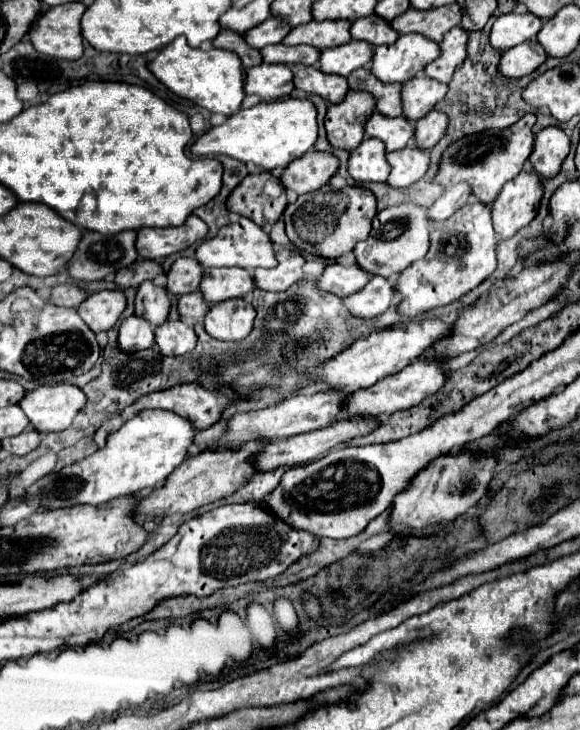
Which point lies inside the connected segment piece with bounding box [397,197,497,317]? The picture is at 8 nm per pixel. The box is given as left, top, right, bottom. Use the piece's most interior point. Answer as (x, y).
(463, 252)

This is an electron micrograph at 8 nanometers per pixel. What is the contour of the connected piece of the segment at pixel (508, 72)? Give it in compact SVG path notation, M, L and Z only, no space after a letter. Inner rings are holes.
M527 41L503 53L499 71L505 77L523 77L523 75L533 73L541 63L545 63L547 57L549 55L545 51L533 47L533 41Z

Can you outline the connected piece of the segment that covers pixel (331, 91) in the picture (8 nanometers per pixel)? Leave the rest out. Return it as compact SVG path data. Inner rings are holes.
M293 65L293 81L297 89L317 93L329 103L341 103L349 91L349 83L341 75L327 75L311 65Z

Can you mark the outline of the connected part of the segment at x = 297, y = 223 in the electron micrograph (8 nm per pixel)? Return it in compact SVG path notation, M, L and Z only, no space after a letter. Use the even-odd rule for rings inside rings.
M327 185L319 191L293 197L293 201L285 209L287 237L303 253L337 259L345 253L351 253L359 241L365 241L369 237L375 213L377 199L369 189L359 185L333 189Z

